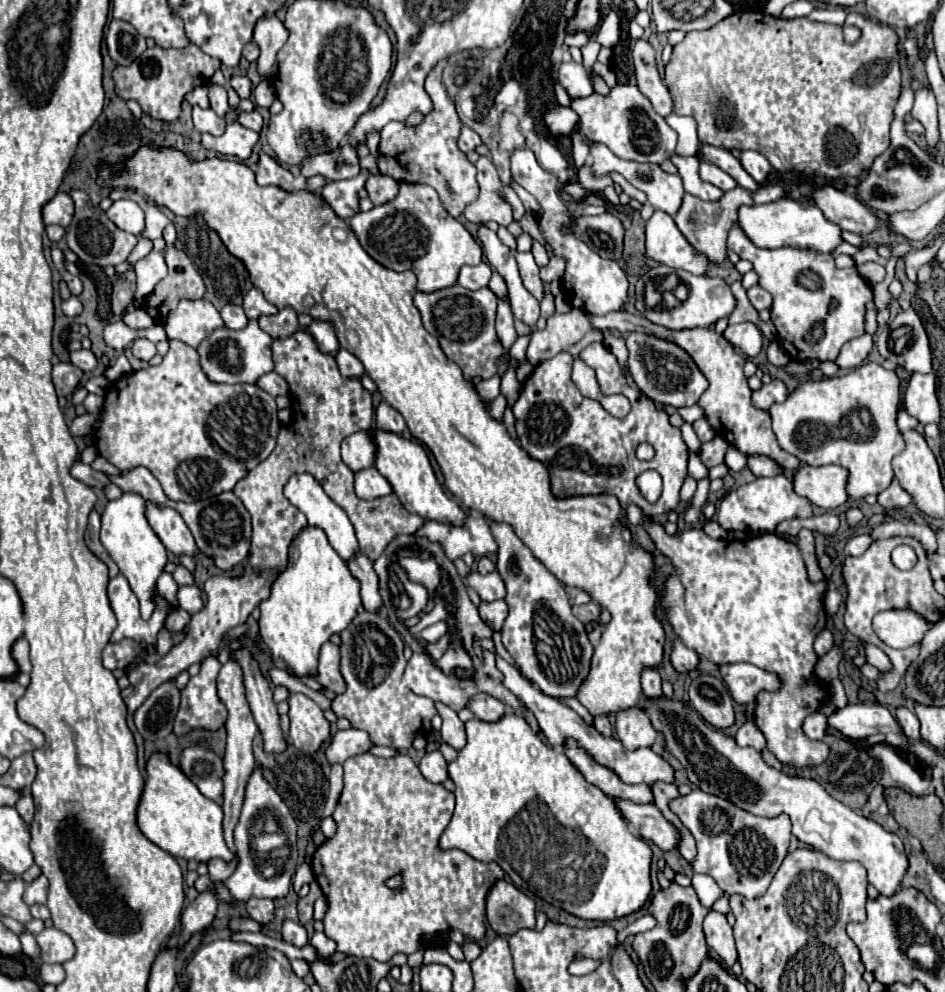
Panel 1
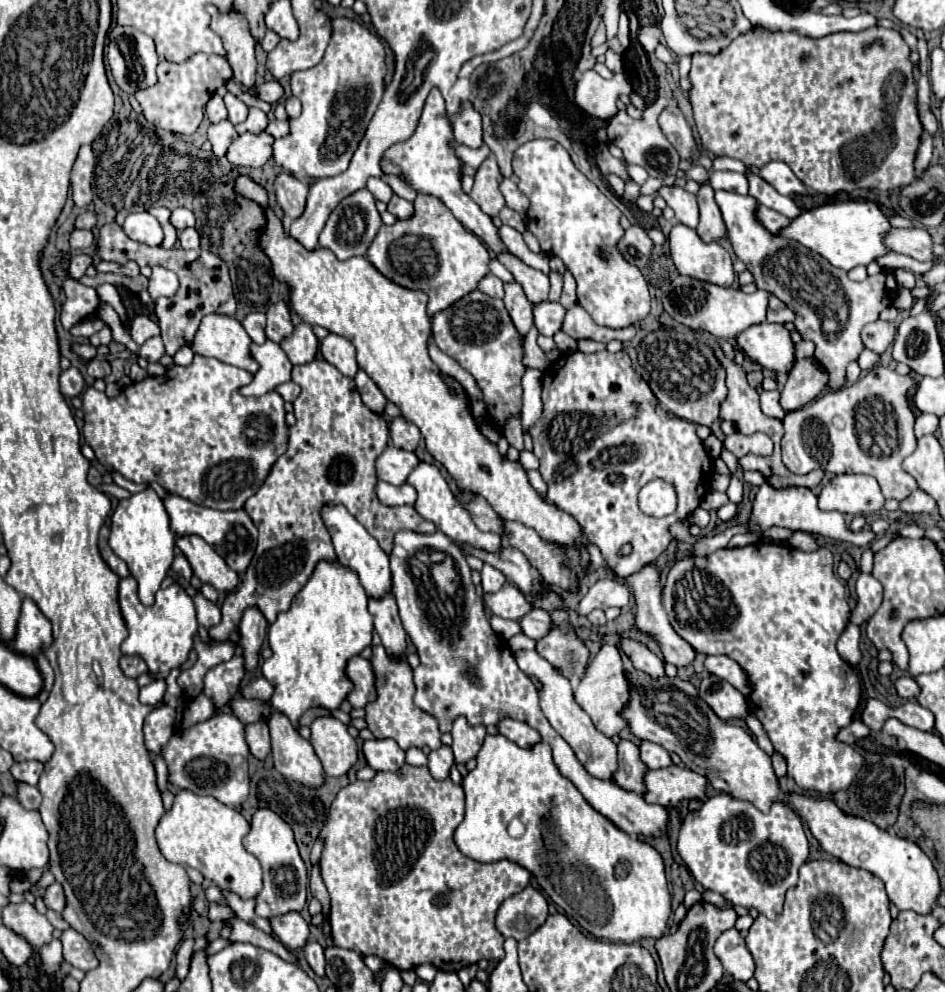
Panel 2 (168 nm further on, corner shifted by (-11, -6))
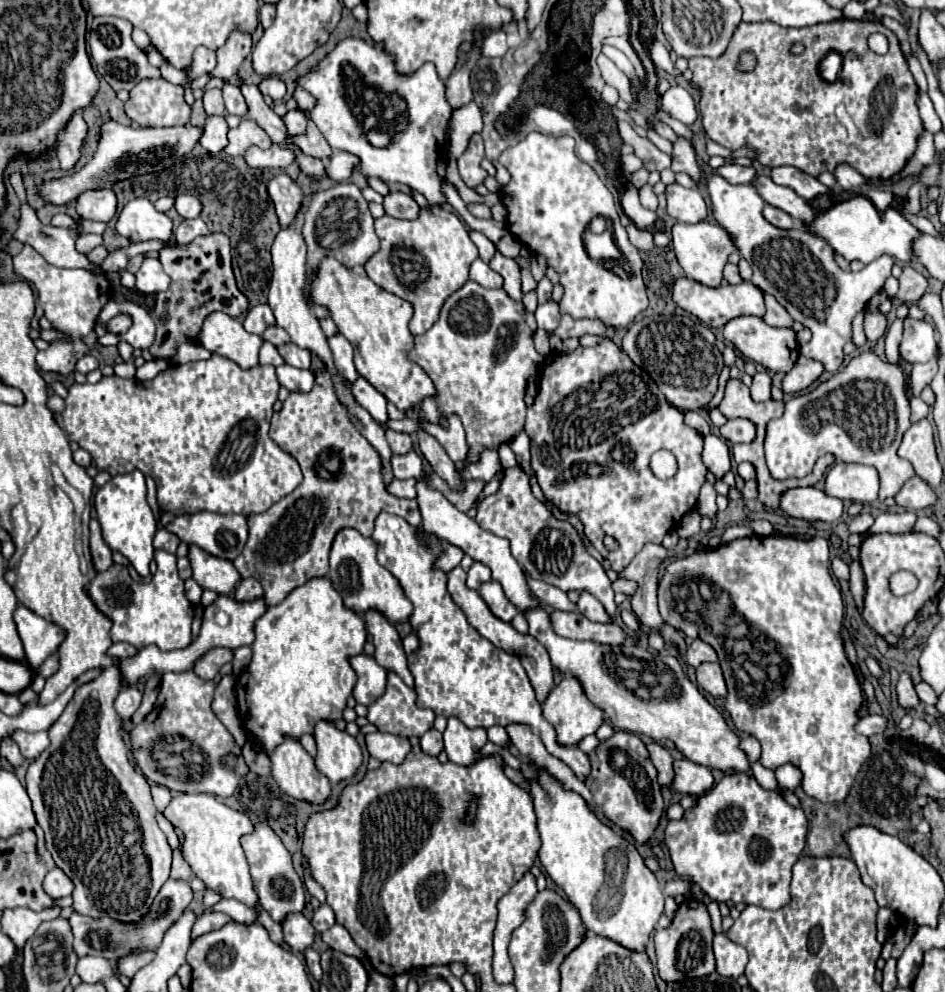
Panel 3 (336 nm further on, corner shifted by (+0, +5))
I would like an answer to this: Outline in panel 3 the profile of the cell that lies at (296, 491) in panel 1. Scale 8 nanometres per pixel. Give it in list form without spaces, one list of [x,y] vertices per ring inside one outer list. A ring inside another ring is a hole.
[[[342,529],[332,545],[330,553],[330,573],[328,573],[334,589],[342,595],[344,607],[352,609],[358,615],[364,615],[366,611],[378,611],[382,613],[390,623],[408,623],[412,615],[412,603],[406,599],[404,591],[400,591],[400,585],[392,575],[376,561],[376,543],[372,539],[362,537],[356,529]]]

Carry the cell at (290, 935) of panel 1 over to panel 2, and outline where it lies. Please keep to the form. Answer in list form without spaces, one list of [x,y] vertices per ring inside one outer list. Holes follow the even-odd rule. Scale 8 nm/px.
[[[309,940],[305,946],[303,946],[303,954],[309,962],[309,966],[313,968],[315,974],[323,976],[325,974],[325,958],[323,958],[323,948],[315,942],[315,940]]]

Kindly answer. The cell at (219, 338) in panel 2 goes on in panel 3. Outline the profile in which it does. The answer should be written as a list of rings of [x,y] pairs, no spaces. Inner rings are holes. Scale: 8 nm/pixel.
[[[224,313],[210,315],[200,333],[202,347],[234,361],[242,369],[252,369],[258,365],[258,351],[262,343],[264,339],[260,335],[248,333],[238,319]]]

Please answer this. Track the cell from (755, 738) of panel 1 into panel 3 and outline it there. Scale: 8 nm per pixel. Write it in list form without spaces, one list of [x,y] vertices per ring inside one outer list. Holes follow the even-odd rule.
[[[790,763],[782,765],[782,767],[775,770],[778,787],[780,787],[780,789],[786,789],[786,791],[793,792],[796,787],[799,787],[801,784],[802,773],[800,773],[800,769]]]

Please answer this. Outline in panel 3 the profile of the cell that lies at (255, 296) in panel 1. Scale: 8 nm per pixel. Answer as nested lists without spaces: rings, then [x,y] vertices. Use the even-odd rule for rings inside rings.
[[[268,327],[268,331],[264,331],[262,337],[264,337],[264,341],[272,343],[274,347],[280,347],[280,345],[290,343],[290,335],[282,327]]]

